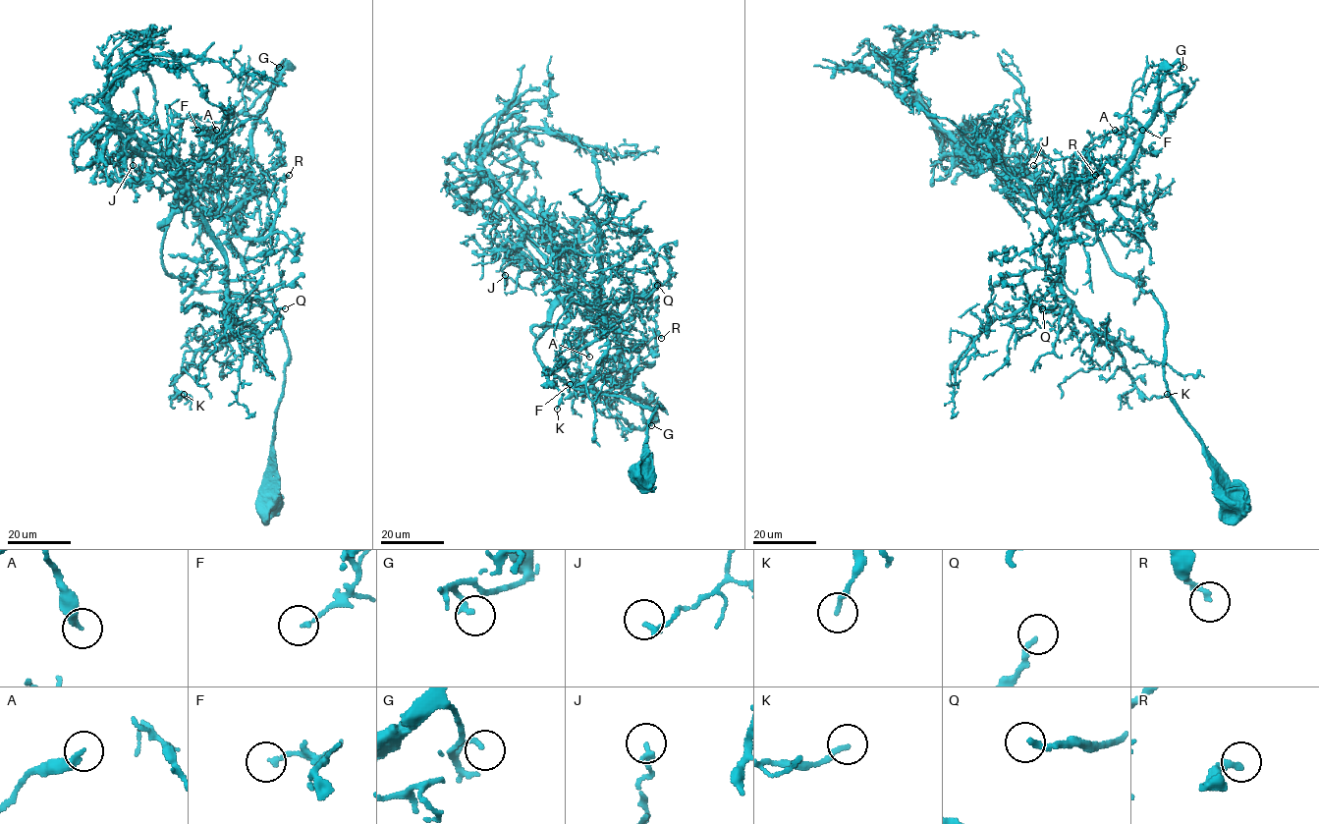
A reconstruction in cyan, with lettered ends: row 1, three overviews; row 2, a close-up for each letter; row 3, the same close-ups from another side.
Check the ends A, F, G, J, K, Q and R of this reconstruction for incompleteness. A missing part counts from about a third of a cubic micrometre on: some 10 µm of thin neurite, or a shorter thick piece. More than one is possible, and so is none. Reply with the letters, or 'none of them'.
Q

